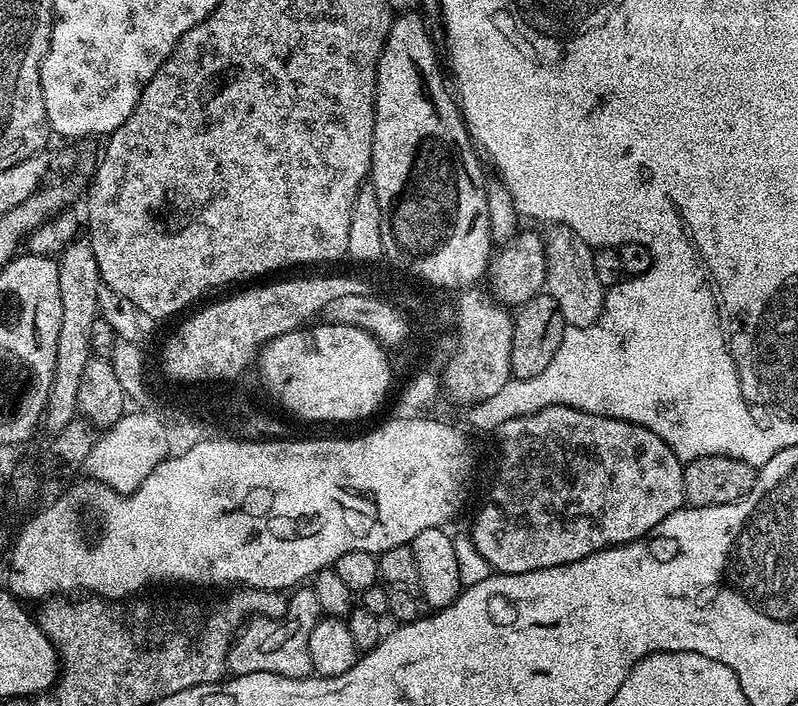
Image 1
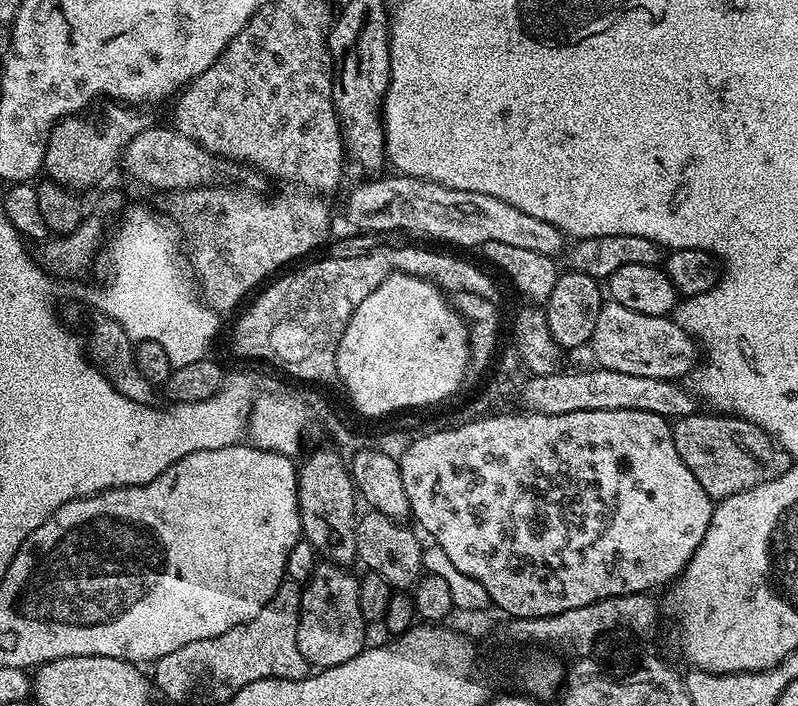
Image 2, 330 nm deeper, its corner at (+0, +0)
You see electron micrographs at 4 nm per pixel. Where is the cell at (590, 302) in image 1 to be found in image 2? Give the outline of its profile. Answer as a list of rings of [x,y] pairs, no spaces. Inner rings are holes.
[[[611,302],[601,303],[598,322],[594,322],[591,348],[596,355],[595,363],[599,367],[618,370],[622,374],[676,380],[697,367],[697,341],[693,340],[686,330],[682,330],[682,326],[678,326],[675,319],[638,314],[638,310],[626,310],[626,306]]]

